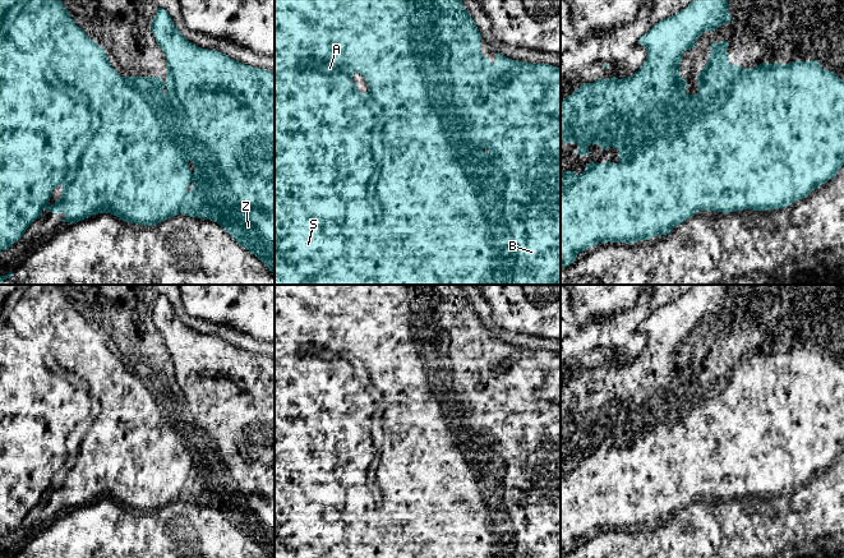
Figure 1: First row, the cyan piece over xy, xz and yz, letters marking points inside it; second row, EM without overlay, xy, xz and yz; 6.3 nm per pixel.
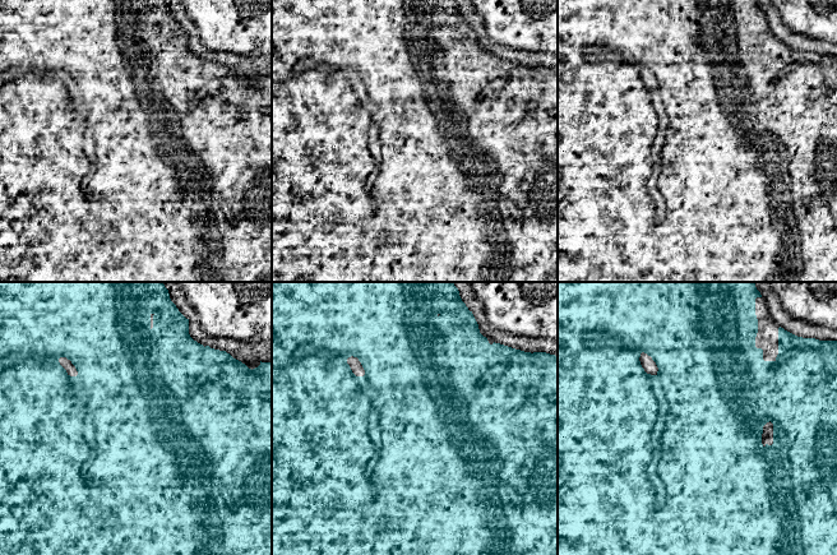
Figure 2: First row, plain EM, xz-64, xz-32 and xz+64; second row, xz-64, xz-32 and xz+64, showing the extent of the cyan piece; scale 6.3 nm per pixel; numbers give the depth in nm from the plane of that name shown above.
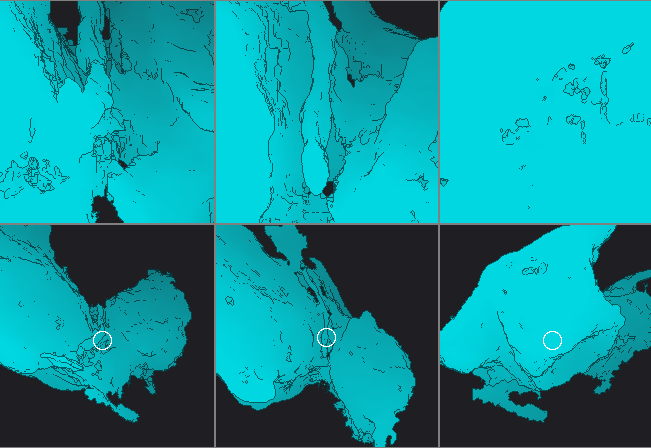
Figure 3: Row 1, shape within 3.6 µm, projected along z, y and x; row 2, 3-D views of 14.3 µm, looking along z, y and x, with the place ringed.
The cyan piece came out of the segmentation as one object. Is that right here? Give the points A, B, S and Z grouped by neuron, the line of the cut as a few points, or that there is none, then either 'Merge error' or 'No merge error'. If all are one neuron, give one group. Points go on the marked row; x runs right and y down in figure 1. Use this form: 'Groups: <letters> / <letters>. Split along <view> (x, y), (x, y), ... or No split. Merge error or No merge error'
Groups: A S / B Z. Split along xz (493, 64), (469, 284). Merge error

